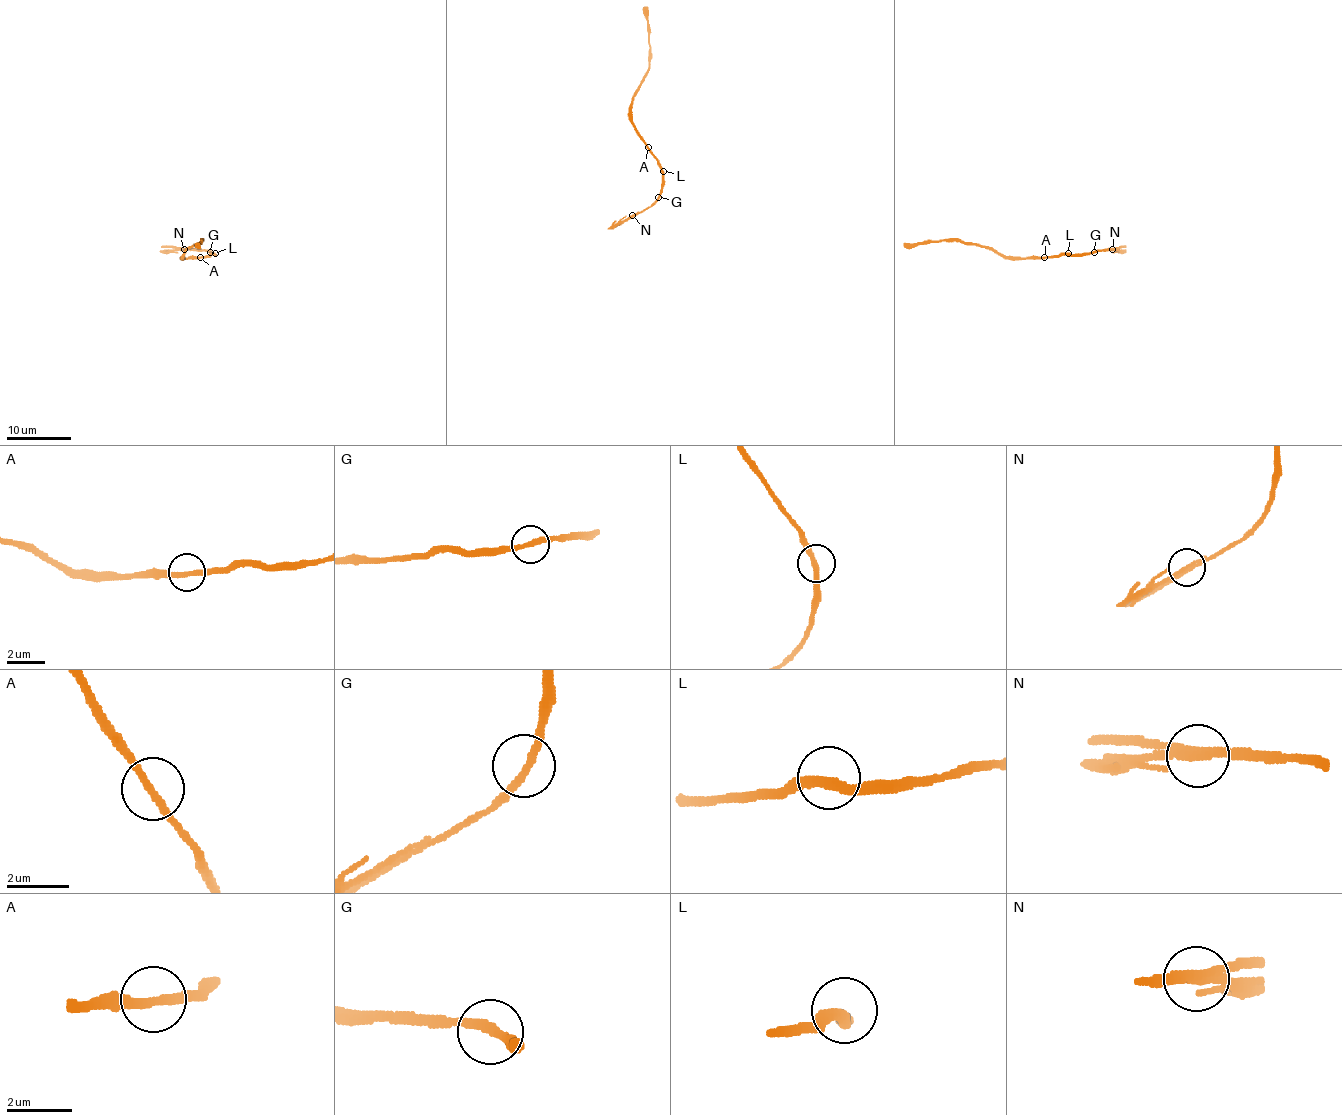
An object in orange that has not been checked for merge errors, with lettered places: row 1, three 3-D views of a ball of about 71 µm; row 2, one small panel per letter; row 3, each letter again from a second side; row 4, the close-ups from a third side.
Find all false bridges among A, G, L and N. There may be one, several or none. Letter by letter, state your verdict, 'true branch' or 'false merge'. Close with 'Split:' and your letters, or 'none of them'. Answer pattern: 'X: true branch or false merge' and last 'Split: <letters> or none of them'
A: true branch
G: true branch
L: true branch
N: false merge
Split: N

